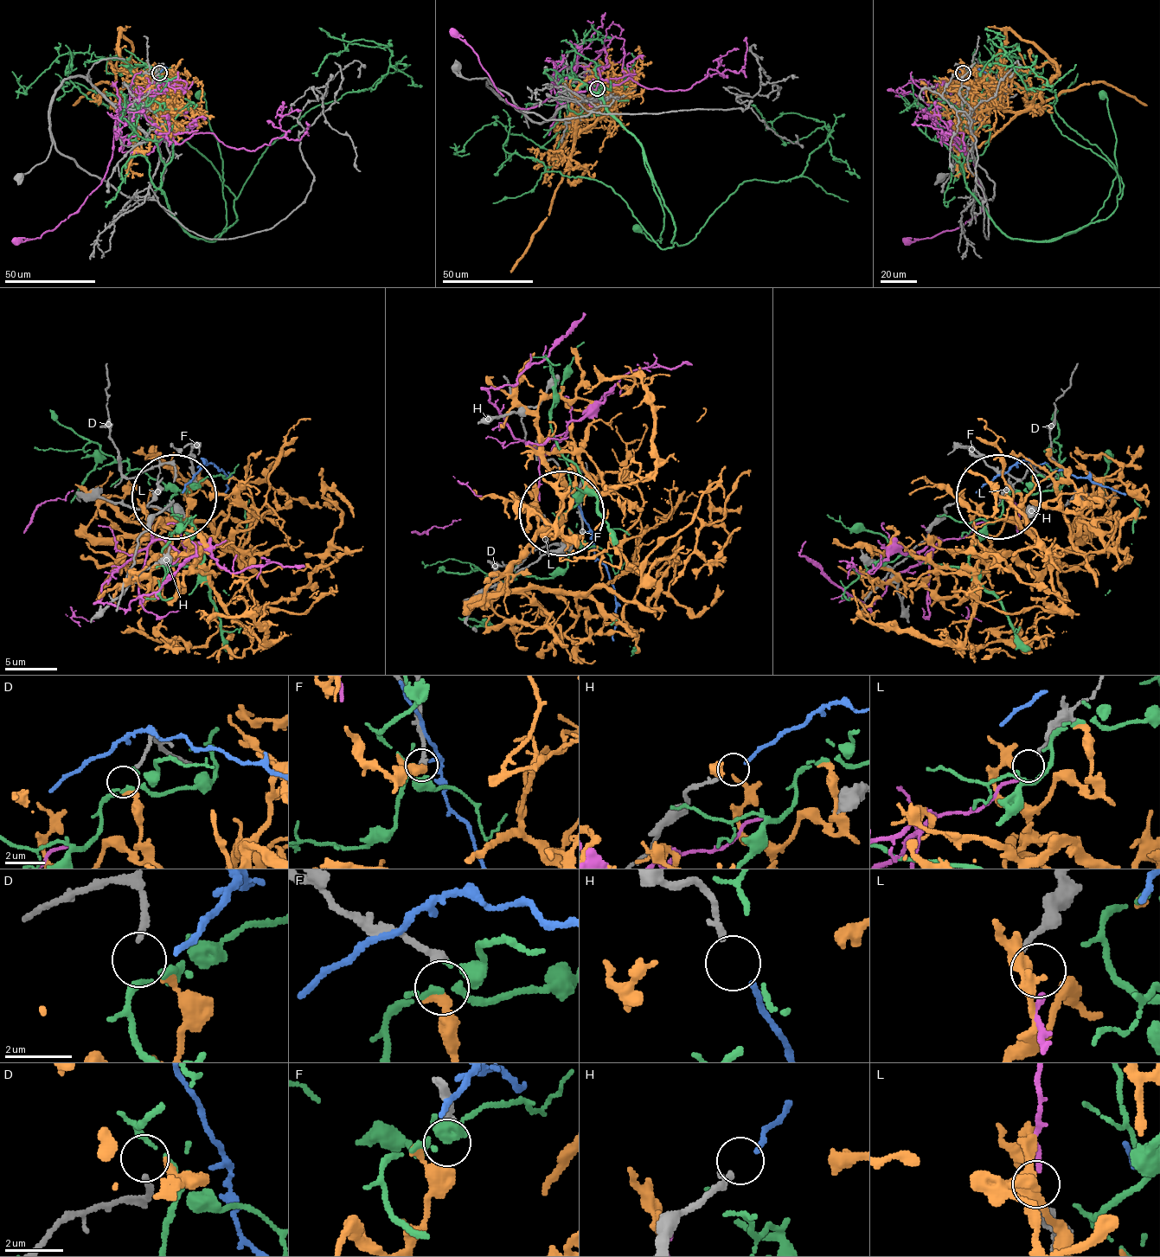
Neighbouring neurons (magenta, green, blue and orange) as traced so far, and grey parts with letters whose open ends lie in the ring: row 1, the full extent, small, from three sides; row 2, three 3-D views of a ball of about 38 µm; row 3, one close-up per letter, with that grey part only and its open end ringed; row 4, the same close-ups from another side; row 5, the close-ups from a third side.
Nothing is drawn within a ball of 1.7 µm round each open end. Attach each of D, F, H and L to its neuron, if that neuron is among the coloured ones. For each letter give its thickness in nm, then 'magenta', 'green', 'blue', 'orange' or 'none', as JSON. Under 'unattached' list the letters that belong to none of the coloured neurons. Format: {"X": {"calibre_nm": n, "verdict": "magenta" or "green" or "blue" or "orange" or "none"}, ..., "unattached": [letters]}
{"D": {"calibre_nm": 160, "verdict": "none"}, "F": {"calibre_nm": 260, "verdict": "orange"}, "H": {"calibre_nm": 180, "verdict": "blue"}, "L": {"calibre_nm": 160, "verdict": "magenta"}, "unattached": ["D"]}

